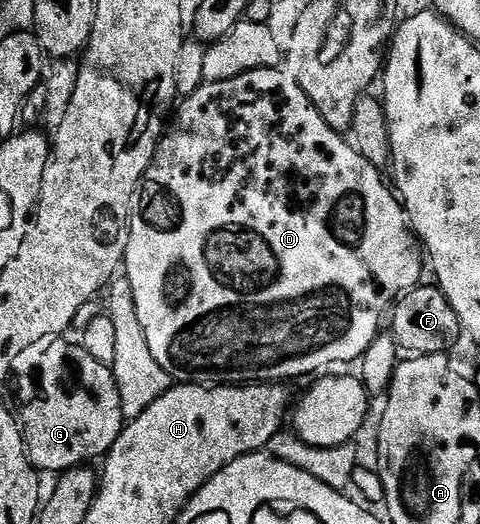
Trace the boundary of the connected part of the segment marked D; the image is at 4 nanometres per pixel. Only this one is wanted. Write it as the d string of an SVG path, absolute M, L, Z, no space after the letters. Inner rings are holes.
M265 67L228 81L203 82L196 93L185 96L181 103L177 108L178 116L177 111L173 116L174 128L163 134L150 168L142 176L140 194L130 208L130 236L124 260L124 277L132 285L132 297L136 297L136 317L140 317L140 329L144 329L144 341L148 341L152 357L156 357L156 365L167 371L174 381L194 381L199 378L197 375L203 375L214 385L253 385L281 384L286 381L282 379L298 379L301 375L313 376L325 372L333 368L330 367L333 363L361 360L368 345L372 345L380 333L381 327L378 326L382 318L384 323L392 304L407 291L419 286L421 279L418 278L422 275L419 248L405 206L388 183L386 188L383 172L364 161L353 143L326 124L312 101L308 101L304 89L300 89L294 80L293 74L285 69ZM174 263L186 263L186 267L190 267L190 275L194 275L194 295L186 299L186 307L170 307L170 303L166 303L166 295L162 295L162 275L166 275Z

